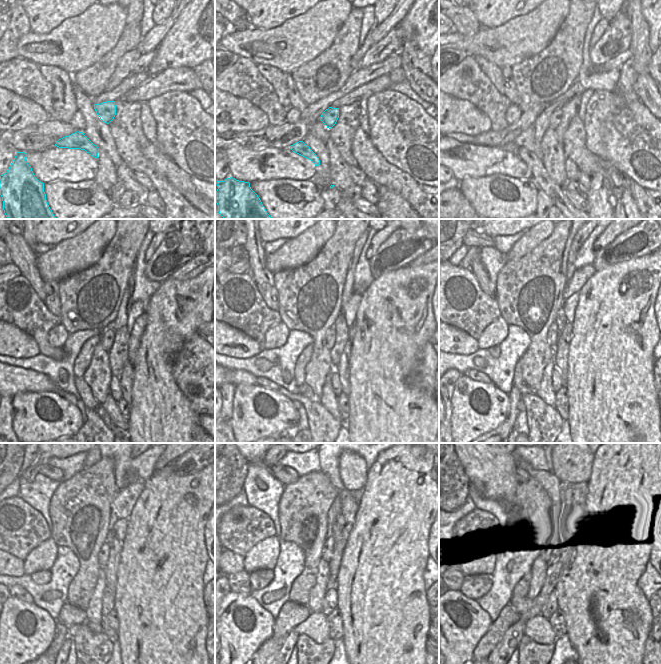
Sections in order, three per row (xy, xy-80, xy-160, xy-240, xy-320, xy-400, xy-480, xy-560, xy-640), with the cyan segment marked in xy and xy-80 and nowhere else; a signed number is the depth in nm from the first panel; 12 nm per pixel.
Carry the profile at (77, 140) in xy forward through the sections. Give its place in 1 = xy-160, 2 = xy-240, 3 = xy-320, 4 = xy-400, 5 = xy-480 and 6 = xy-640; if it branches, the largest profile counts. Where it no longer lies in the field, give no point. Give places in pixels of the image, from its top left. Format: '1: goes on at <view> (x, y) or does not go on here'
1: goes on at xy-160 (539, 174)
2: goes on at xy-240 (85, 394)
3: goes on at xy-320 (305, 390)
4: goes on at xy-400 (525, 389)
5: goes on at xy-480 (69, 615)
6: goes on at xy-640 (508, 616)

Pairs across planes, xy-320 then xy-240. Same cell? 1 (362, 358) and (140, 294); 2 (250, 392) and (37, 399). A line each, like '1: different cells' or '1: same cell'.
1: different cells
2: same cell

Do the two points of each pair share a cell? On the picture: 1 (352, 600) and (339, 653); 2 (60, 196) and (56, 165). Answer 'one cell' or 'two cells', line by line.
1: two cells
2: two cells

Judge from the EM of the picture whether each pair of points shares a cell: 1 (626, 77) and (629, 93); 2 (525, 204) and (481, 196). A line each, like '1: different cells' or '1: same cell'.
1: same cell
2: same cell

